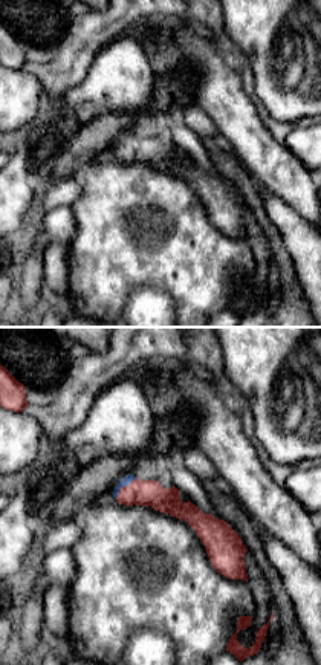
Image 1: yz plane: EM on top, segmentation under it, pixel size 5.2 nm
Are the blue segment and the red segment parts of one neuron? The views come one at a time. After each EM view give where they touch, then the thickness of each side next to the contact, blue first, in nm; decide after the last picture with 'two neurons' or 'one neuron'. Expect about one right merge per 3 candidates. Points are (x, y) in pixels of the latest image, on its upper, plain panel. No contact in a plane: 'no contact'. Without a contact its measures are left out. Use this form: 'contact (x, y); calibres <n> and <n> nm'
contact (123, 144); calibres 50 and 140 nm

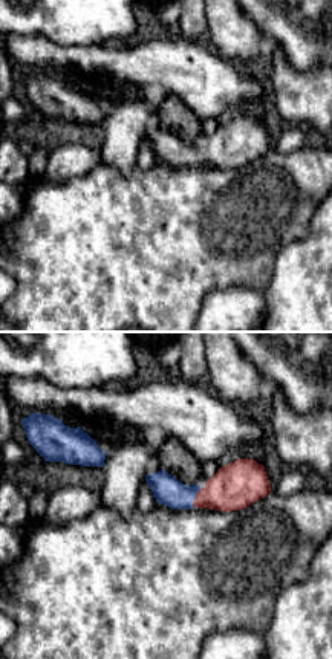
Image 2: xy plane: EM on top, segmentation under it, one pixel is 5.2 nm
contact (195, 155); calibres 160 and 240 nm

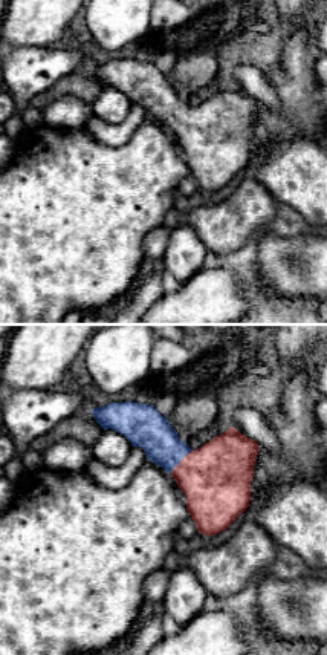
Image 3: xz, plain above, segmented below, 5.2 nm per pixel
contact (181, 117); calibres 220 and 360 nm

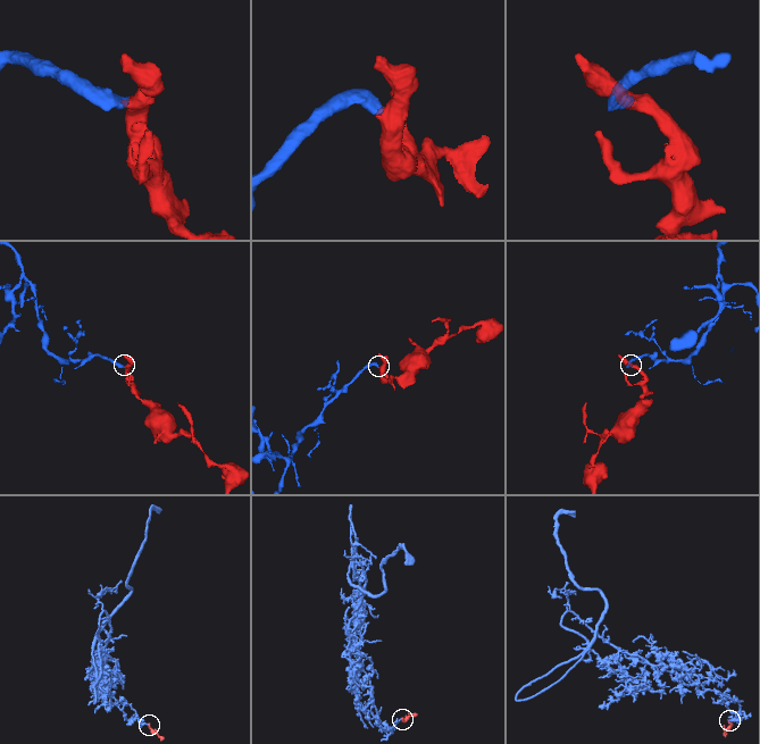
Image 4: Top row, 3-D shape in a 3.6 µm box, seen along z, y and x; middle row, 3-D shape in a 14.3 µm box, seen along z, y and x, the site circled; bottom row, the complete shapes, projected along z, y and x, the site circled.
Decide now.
one neuron

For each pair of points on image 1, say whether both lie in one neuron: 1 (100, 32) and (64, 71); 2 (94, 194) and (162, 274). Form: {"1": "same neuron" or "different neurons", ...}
{"1": "same neuron", "2": "same neuron"}

